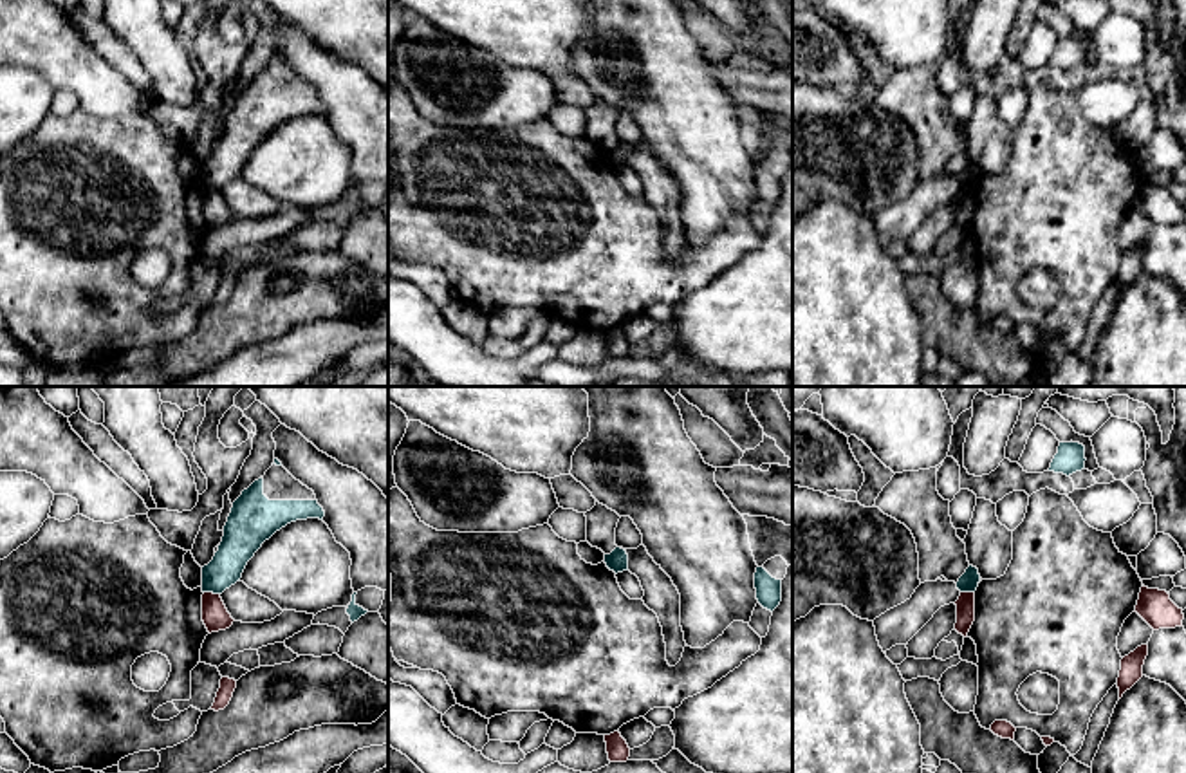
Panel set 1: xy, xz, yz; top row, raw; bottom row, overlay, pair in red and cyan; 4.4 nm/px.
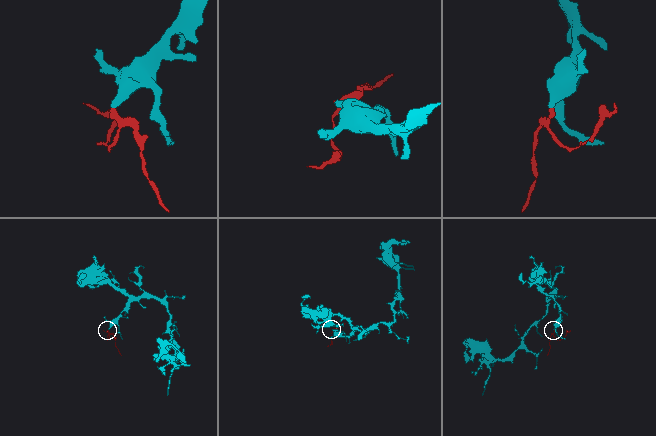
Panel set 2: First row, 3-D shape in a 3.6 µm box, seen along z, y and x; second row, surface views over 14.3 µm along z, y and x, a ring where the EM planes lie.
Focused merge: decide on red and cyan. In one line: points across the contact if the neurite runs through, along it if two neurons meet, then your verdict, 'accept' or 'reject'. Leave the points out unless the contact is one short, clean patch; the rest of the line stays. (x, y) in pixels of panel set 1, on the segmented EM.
across xy (215, 616), (212, 593), (215, 578), (239, 544) | accept

